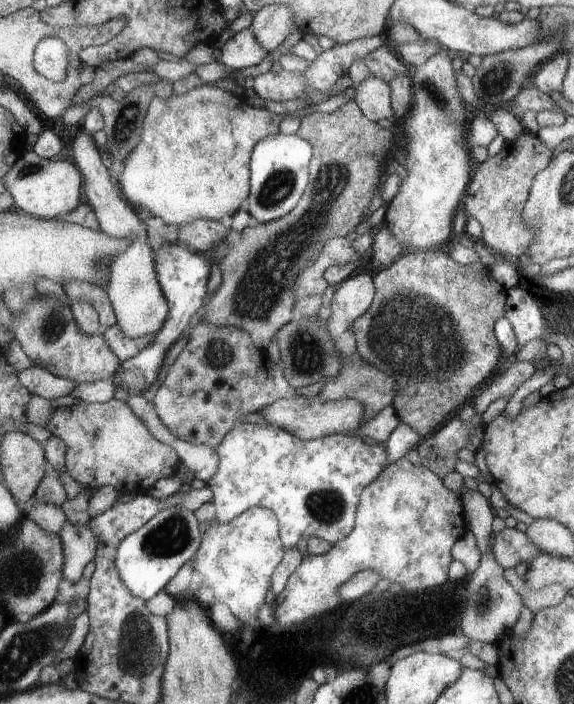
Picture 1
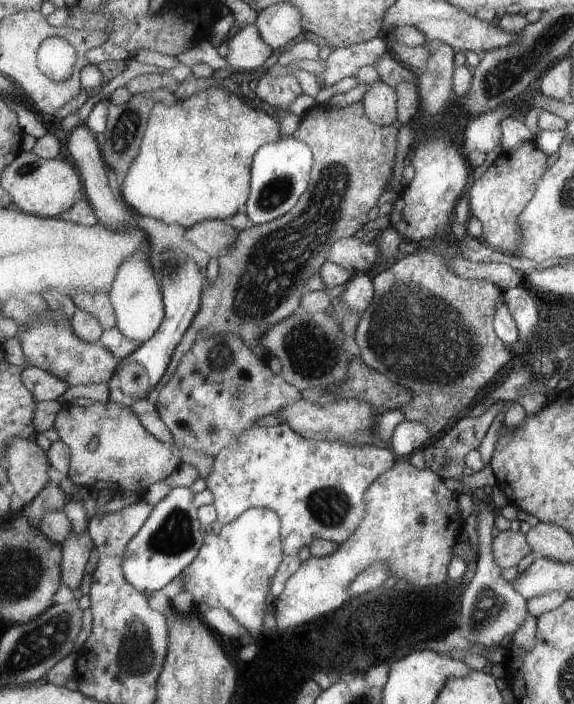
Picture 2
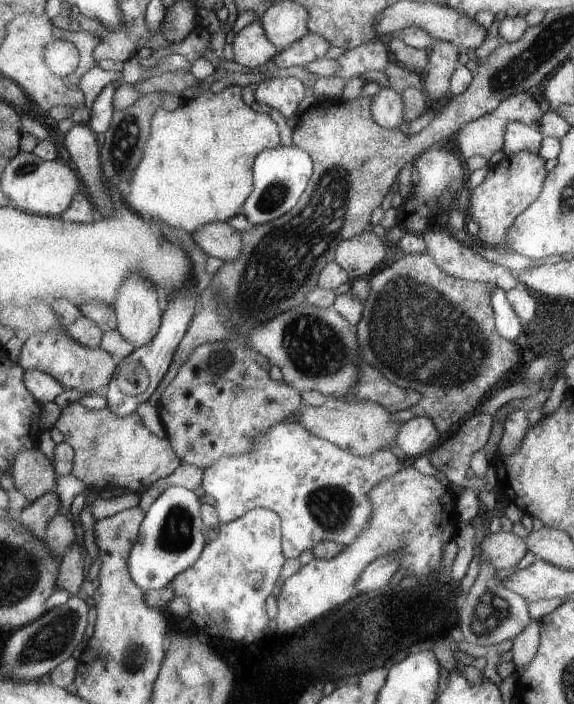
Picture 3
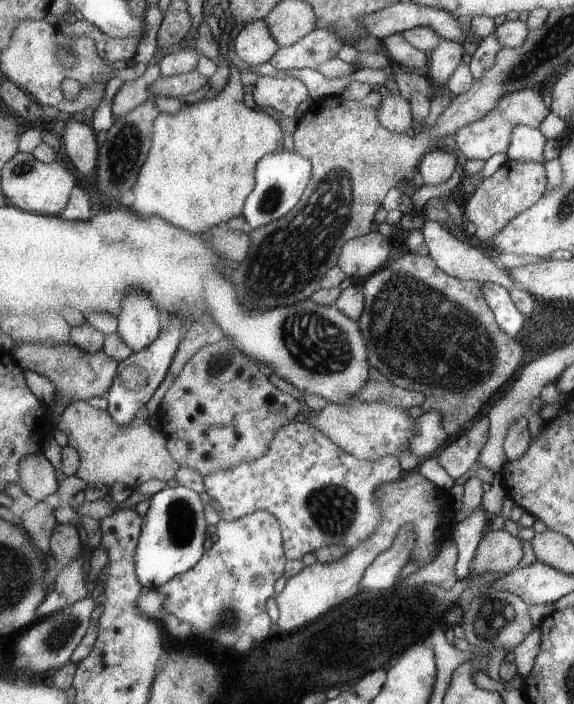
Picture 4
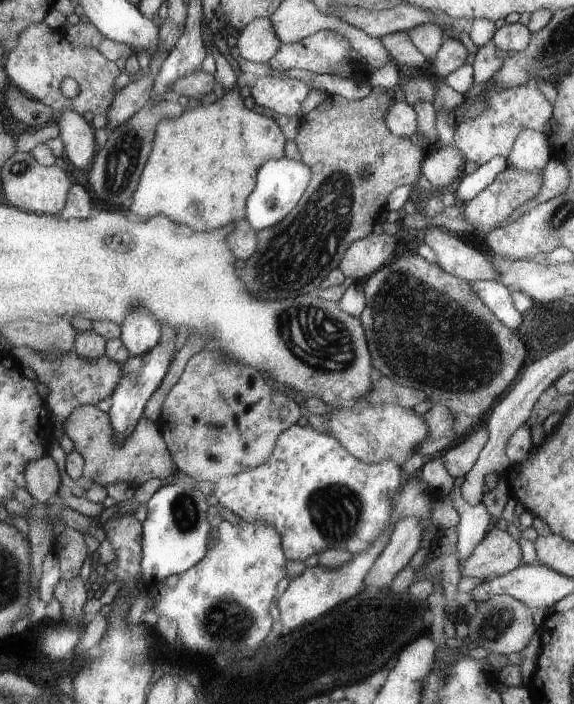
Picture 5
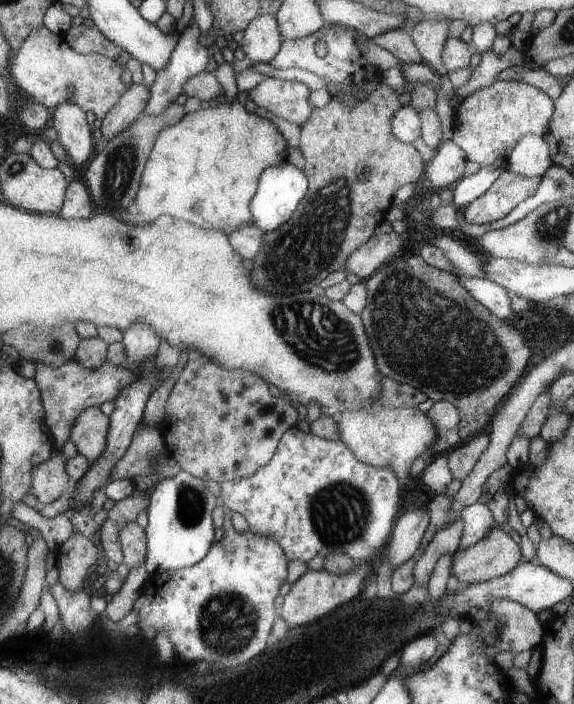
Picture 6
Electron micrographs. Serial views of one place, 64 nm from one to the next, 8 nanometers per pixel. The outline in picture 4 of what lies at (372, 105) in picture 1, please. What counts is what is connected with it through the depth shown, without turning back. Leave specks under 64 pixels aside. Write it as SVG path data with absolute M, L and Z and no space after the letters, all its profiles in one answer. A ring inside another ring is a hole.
M385 96L379 104L377 118L389 132L395 134L409 134L411 128L415 128L411 104L401 96Z

